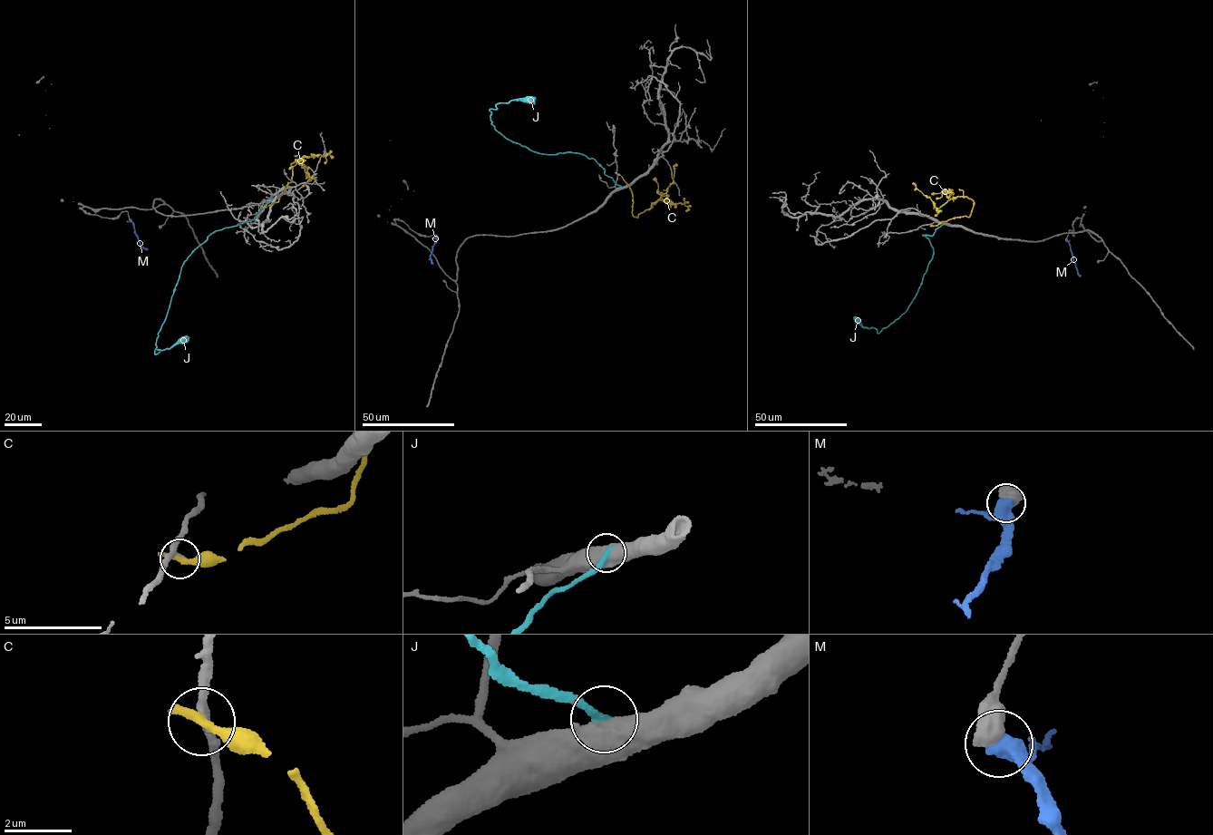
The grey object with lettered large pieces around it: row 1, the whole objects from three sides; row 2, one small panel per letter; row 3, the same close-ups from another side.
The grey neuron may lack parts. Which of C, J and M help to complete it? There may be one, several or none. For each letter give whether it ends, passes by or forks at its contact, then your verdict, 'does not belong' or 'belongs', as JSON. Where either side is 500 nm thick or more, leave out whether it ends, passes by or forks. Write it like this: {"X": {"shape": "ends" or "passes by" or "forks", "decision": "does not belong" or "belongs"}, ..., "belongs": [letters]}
{"C": {"shape": "ends", "decision": "does not belong"}, "J": {"decision": "does not belong"}, "M": {"decision": "does not belong"}, "belongs": []}

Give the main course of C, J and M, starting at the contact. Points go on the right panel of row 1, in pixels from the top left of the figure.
C: (931, 225), (968, 217), (974, 202), (965, 197), (956, 197), (936, 208), (913, 182)
J: (943, 223), (932, 236), (922, 236), (934, 252), (907, 308), (878, 333), (862, 326), (859, 319)
M: (1067, 240), (1080, 276)

